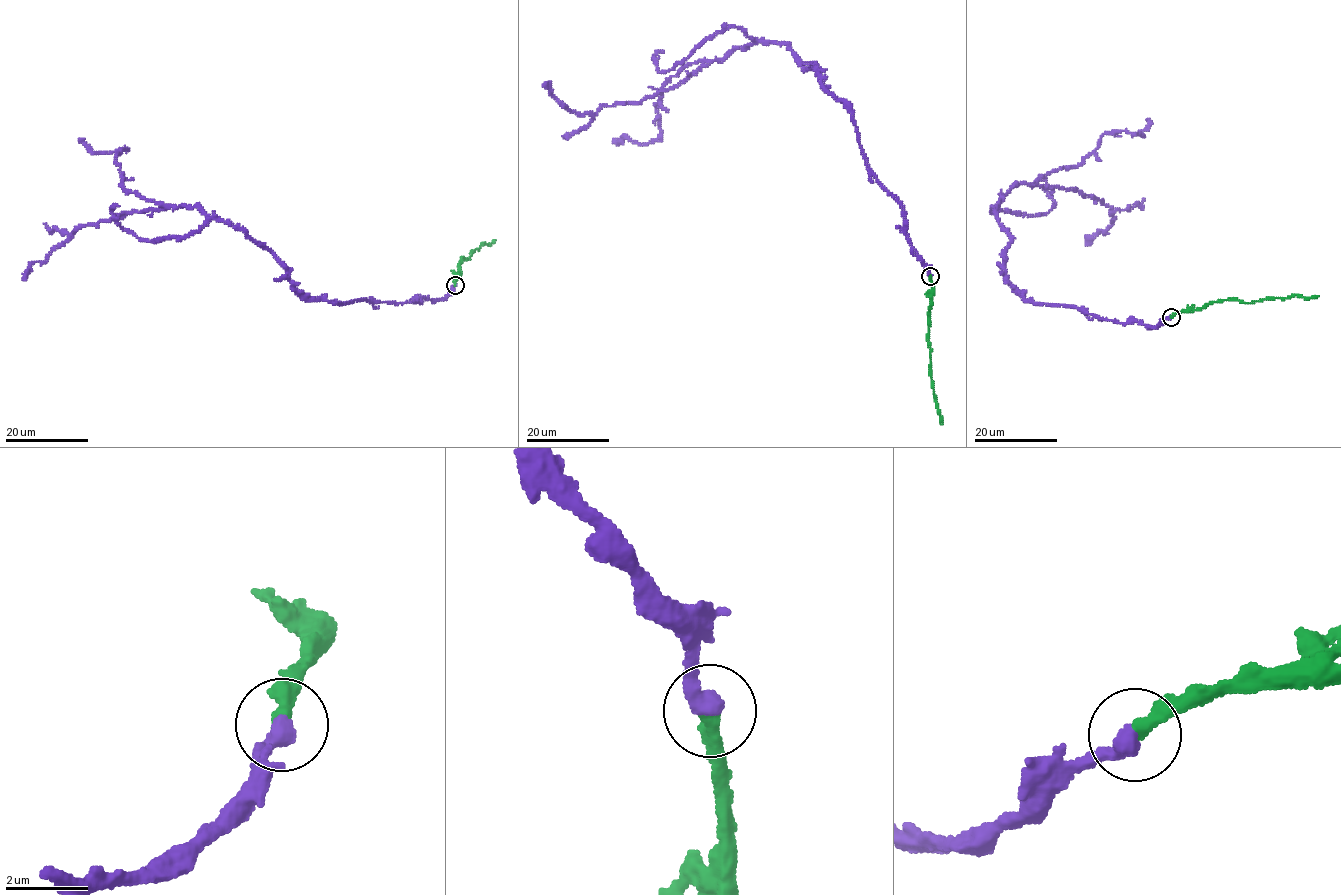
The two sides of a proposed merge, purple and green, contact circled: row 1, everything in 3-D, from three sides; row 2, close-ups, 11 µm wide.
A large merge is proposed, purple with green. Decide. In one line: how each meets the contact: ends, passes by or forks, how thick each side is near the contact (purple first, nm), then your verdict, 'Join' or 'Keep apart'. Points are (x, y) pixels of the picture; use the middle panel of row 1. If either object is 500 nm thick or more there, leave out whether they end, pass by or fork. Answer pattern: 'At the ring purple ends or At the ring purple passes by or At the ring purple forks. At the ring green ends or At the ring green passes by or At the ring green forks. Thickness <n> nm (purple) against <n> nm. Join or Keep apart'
At the ring purple ends. At the ring green ends. Thickness 440 nm (purple) against 400 nm. Join

